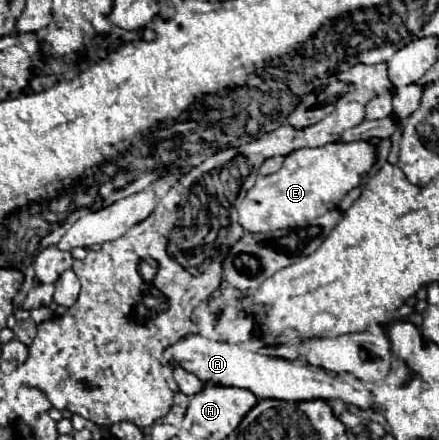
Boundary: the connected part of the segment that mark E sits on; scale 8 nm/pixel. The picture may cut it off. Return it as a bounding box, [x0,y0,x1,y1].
[239,141,375,233]

